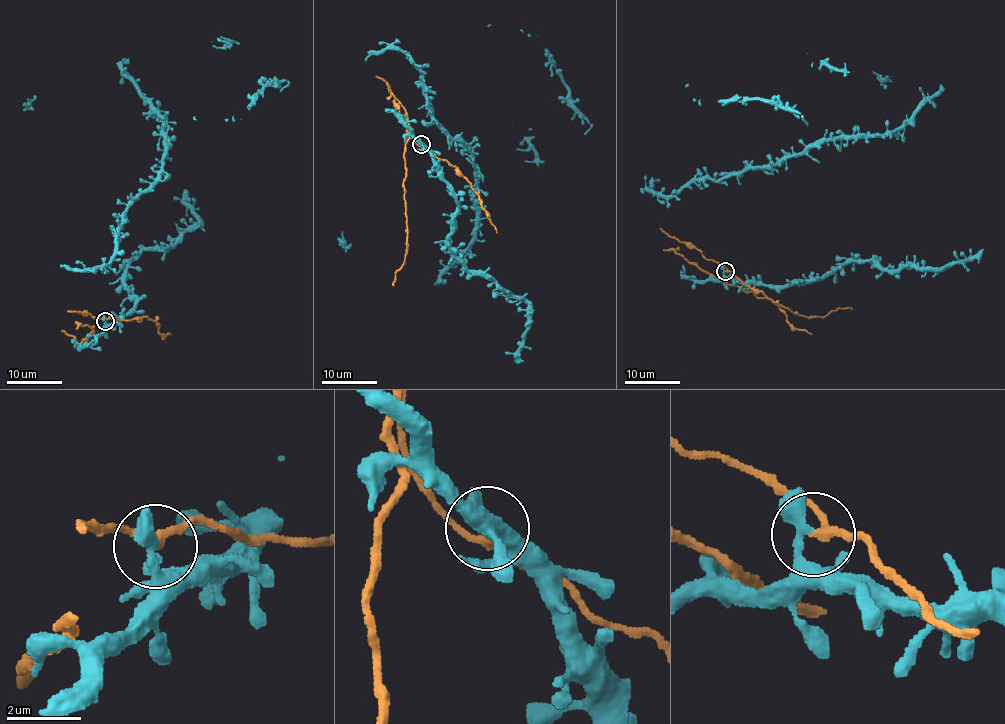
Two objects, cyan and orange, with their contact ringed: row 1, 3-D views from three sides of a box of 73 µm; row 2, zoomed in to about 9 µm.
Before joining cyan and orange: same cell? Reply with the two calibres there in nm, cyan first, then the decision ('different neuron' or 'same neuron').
420/200 nm | different neuron

